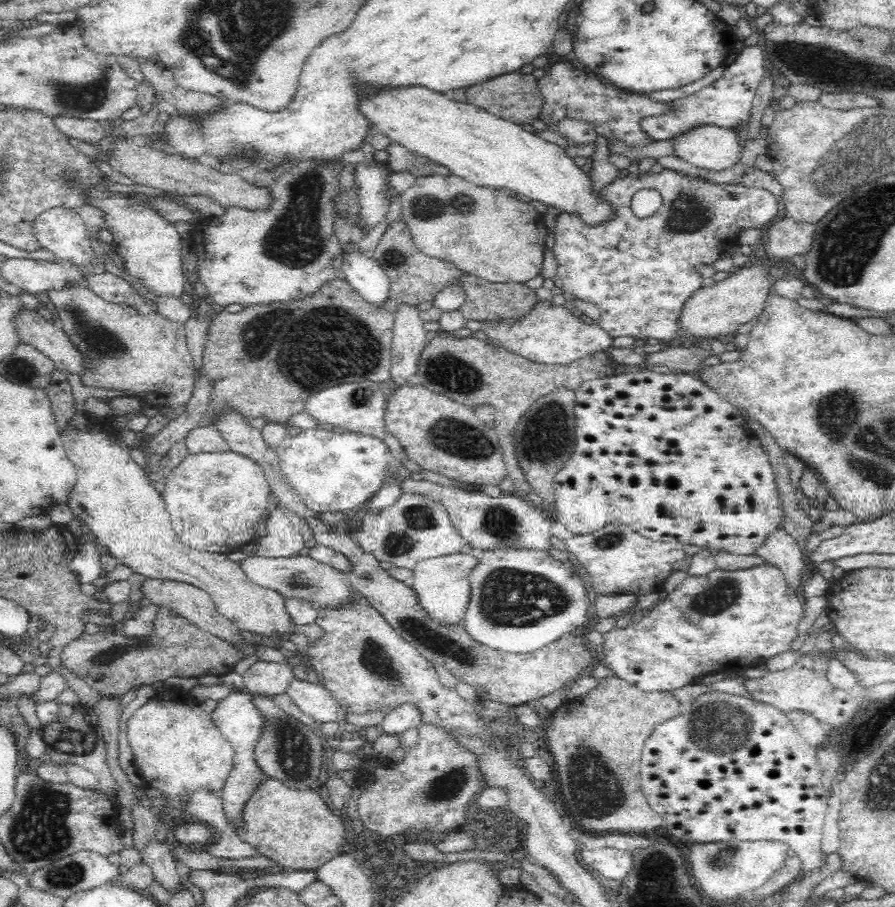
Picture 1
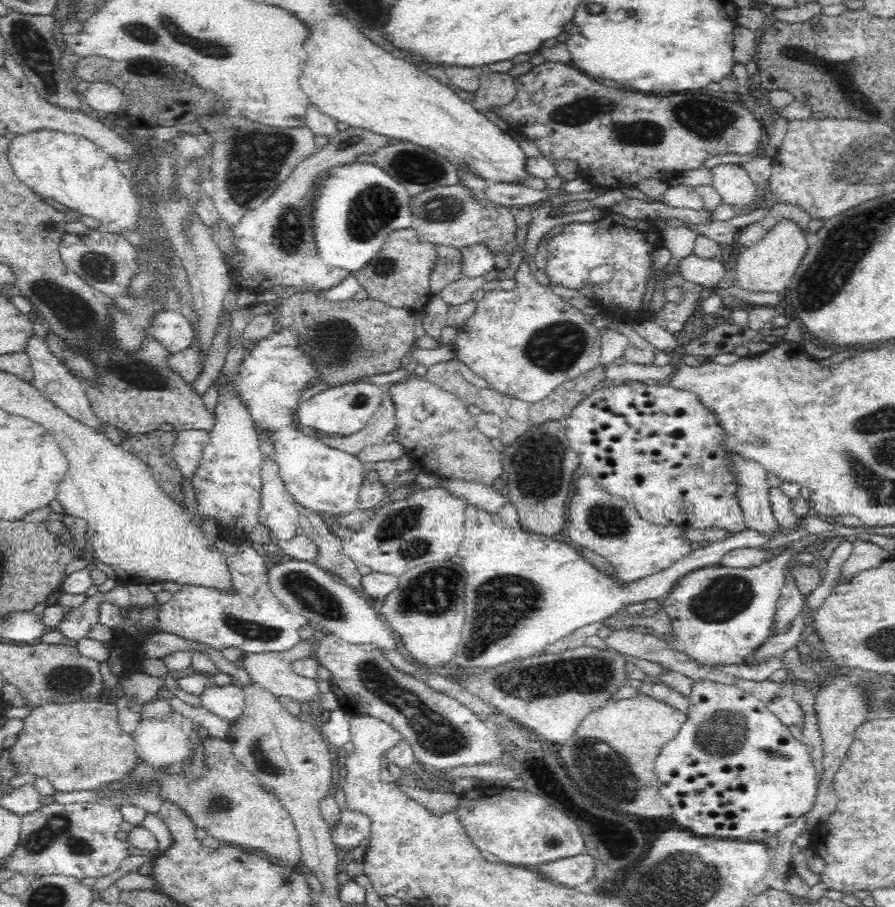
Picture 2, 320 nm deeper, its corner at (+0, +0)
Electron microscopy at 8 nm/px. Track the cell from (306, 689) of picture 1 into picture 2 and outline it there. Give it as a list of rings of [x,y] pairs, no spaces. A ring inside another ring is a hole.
[[[300,641],[291,650],[278,653],[257,653],[247,654],[240,664],[252,680],[258,685],[268,689],[273,695],[277,697],[289,696],[290,698],[298,701],[303,707],[307,707],[312,698],[319,694],[318,686],[314,679],[298,676],[291,668],[290,663],[294,659],[304,659],[306,657],[313,657],[311,654],[314,651],[314,643],[309,641]]]

